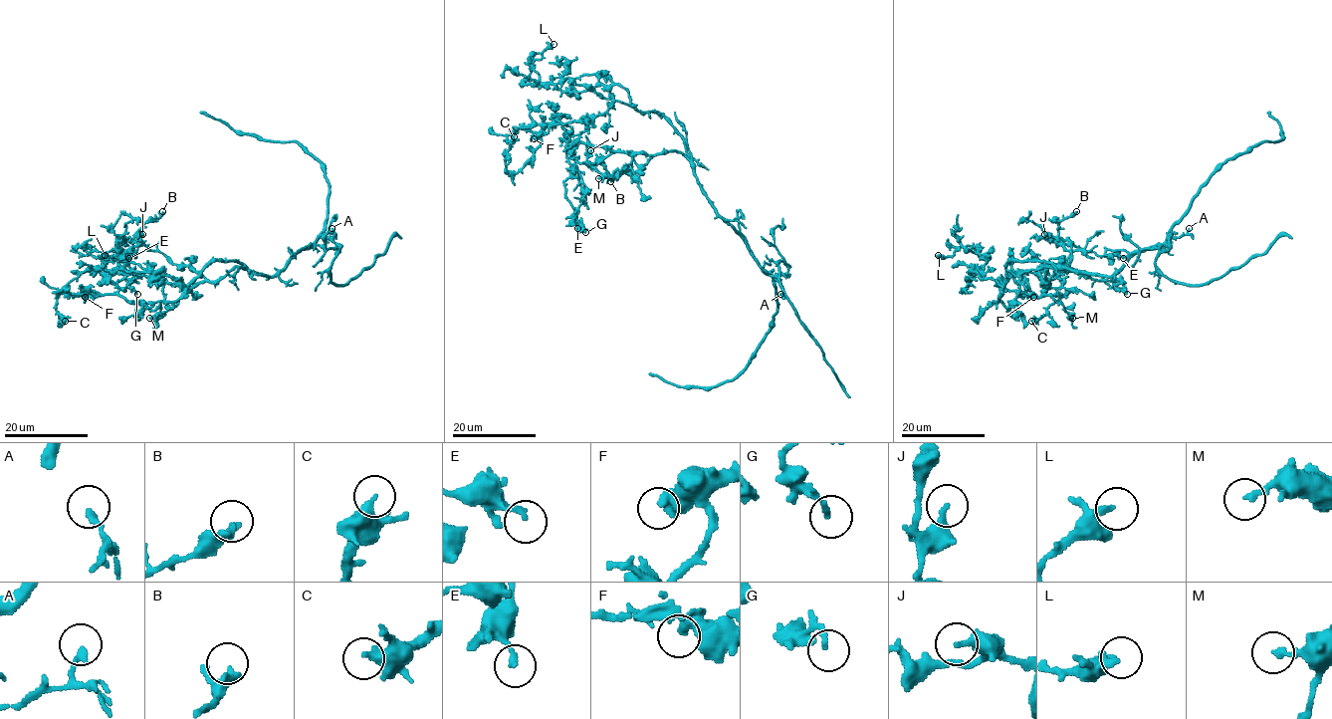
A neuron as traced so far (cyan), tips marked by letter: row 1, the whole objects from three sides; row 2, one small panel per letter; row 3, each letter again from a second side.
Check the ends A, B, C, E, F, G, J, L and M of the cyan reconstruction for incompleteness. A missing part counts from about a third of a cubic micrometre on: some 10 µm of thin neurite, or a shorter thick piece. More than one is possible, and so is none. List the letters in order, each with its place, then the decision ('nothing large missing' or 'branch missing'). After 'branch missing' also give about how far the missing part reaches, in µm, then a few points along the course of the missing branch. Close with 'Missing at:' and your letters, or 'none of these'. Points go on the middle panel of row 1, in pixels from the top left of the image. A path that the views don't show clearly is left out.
A: at (780, 294); nothing large missing
B: at (610, 181); nothing large missing
C: at (514, 136); nothing large missing
E: at (577, 228); nothing large missing
F: at (534, 138); nothing large missing
G: at (585, 232); nothing large missing
J: at (590, 150); nothing large missing
L: at (554, 44); nothing large missing
M: at (598, 178); nothing large missing
Missing at: none of these

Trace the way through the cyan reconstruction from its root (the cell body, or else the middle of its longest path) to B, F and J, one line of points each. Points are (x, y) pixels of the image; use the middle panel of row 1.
B: (711, 200), (694, 165), (675, 151), (656, 153), (638, 171), (613, 177), (586, 162), (601, 163), (610, 181)
F: (711, 200), (683, 137), (655, 112), (615, 101), (603, 114), (554, 124), (534, 138)
J: (711, 200), (694, 165), (679, 152), (656, 153), (638, 171), (609, 177), (586, 160), (590, 150)

